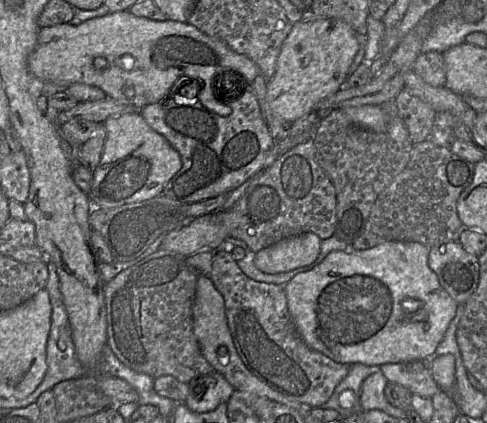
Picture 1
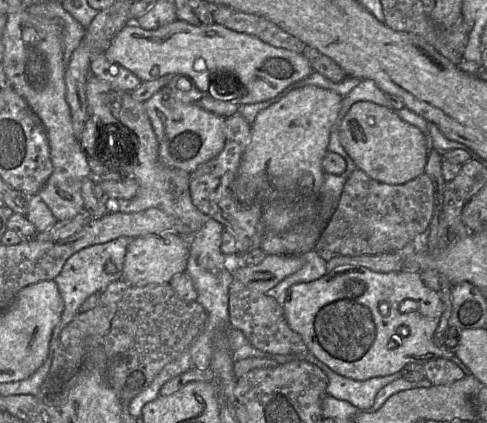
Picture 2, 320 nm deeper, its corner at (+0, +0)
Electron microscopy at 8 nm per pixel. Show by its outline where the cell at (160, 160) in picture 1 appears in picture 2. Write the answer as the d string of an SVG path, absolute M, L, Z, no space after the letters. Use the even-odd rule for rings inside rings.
M169 84L146 100L144 107L156 135L159 158L163 164L191 173L224 148L224 117L196 103L182 101L176 97L176 90L172 90Z

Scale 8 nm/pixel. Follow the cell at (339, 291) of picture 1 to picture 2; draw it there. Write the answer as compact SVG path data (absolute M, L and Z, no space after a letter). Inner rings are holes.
M340 267L311 282L290 286L281 307L289 327L303 339L308 351L335 373L367 380L401 371L409 363L422 363L442 357L434 335L444 311L437 292L424 284L420 273L379 273L368 268Z

